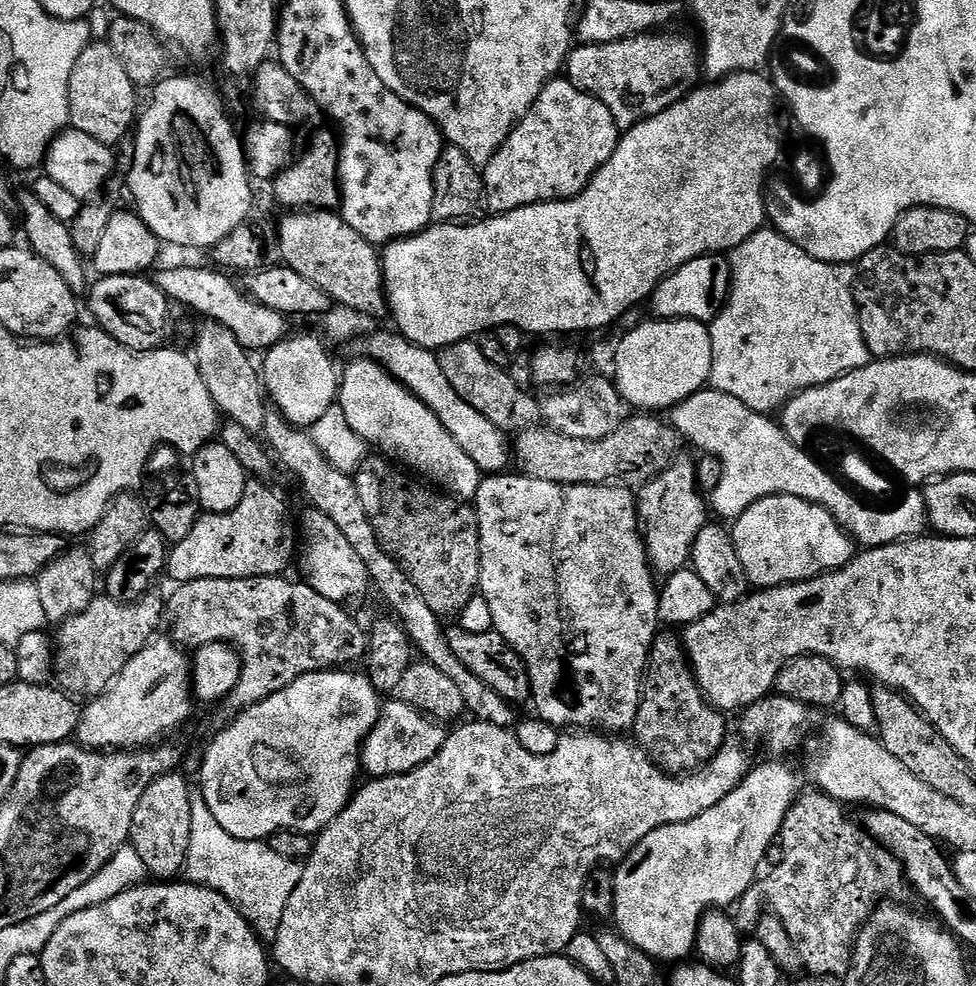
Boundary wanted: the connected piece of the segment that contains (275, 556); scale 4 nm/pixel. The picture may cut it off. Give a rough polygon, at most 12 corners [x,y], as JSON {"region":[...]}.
{"region":[[252,482],[169,551],[177,585],[287,573],[287,498]]}

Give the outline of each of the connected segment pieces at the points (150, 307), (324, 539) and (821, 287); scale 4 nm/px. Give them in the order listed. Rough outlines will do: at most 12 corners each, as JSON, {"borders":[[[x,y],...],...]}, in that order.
{"borders":[[[100,276],[95,323],[136,352],[165,347],[172,308],[151,279]],[[313,506],[298,522],[307,583],[339,604],[370,588],[363,558]],[[732,249],[713,389],[772,414],[870,362],[852,264]]]}

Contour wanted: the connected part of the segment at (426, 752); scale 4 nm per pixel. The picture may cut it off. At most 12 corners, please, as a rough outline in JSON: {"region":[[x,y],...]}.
{"region":[[405,700],[383,705],[364,741],[372,778],[430,762],[450,732]]}

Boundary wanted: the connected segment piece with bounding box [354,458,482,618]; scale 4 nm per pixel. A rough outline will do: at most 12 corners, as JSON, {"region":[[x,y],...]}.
{"region":[[387,459],[356,486],[384,547],[430,608],[478,594],[471,503]]}

